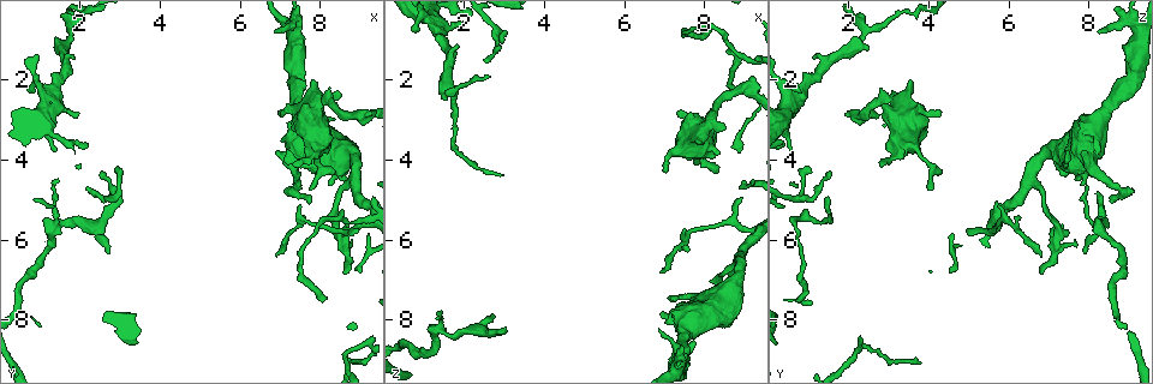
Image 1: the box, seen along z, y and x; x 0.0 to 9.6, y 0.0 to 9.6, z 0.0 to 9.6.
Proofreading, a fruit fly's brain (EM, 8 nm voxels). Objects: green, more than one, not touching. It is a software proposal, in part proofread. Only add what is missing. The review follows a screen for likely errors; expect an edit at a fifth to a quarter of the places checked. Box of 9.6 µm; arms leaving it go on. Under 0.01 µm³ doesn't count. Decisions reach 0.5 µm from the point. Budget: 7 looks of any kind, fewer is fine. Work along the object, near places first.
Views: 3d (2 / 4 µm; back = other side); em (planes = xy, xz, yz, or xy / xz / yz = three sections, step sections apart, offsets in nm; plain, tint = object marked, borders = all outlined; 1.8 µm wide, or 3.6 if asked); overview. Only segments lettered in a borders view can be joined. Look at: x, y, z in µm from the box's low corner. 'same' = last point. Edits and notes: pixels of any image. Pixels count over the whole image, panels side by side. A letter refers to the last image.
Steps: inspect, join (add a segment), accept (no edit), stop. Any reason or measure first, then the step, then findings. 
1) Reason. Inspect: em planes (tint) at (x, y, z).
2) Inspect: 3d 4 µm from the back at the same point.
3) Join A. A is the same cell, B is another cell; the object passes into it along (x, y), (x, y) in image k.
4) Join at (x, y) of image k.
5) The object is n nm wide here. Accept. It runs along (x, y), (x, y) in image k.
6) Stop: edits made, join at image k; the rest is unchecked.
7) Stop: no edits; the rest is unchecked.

Thin end. Inspect: 3d 4 µm at (8.80, 6.10, 7.65).

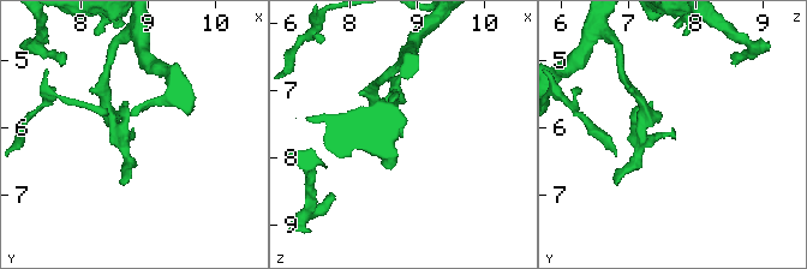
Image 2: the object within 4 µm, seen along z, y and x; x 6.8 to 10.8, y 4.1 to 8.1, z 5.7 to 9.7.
Need the tissue. Inspect: em 3.6 µm planes (plain) at (8.80, 6.15, 7.75).

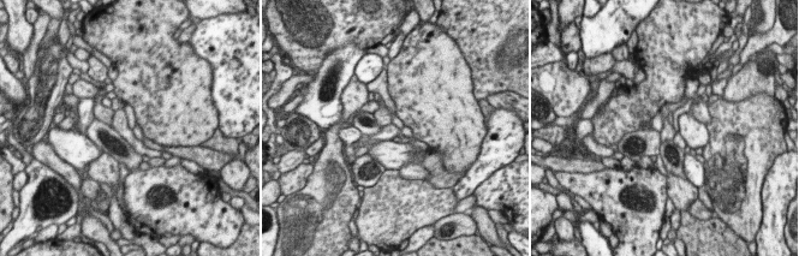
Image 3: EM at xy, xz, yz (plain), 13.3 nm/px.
Inspect: em 3.6 µm planes (borders) at the same point.

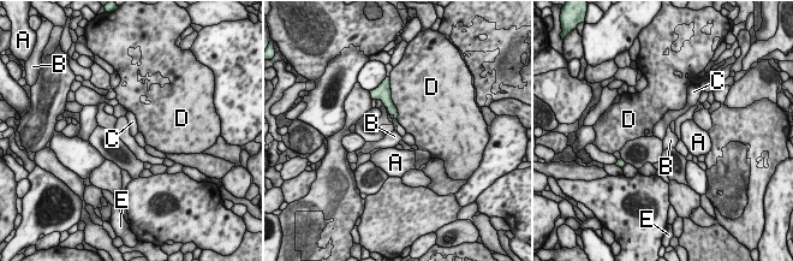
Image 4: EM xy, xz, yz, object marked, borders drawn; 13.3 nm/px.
Join C. C is the same cell, A, B, D and E are other cells; the object passes into it along (385, 95), (389, 113), (395, 122) in image 4; the neuron continues.

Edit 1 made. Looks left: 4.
An open end. Inspect: 3d 4 µm from the back at (8.15, 4.55, 7.90).

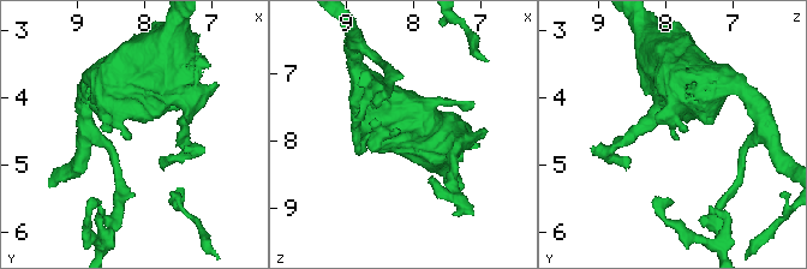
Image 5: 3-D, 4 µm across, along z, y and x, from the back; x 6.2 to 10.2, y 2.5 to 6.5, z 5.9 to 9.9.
Need the tissue. Inspect: em 3.6 µm planes (plain) at (8.20, 4.55, 7.85).

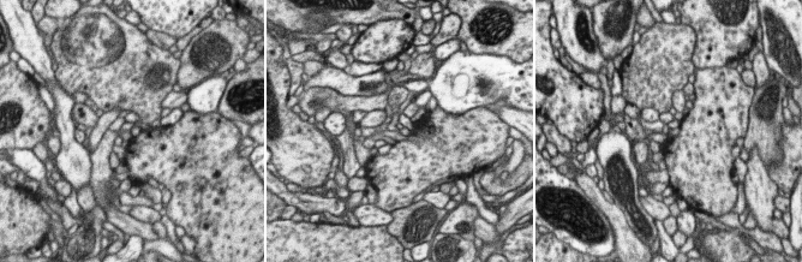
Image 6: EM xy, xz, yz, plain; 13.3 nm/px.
See the neighbours. Inspect: em 3.6 µm planes (borders) at the same point.

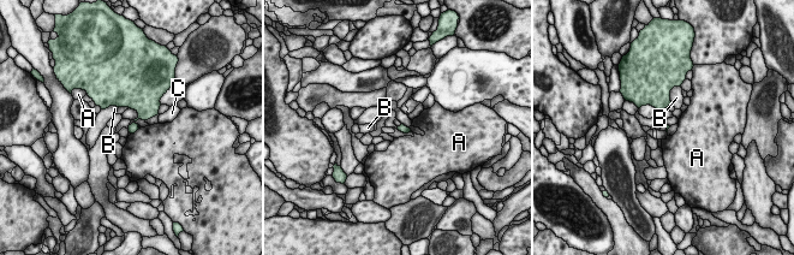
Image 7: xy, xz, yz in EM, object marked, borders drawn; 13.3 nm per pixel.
Accept. A, B and C are other cells; a border runs along (138, 128), (131, 134) in image 7; none of them fits.

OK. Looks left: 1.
An open end. Inspect: em planes (borders) at (7.35, 4.10, 2.85).

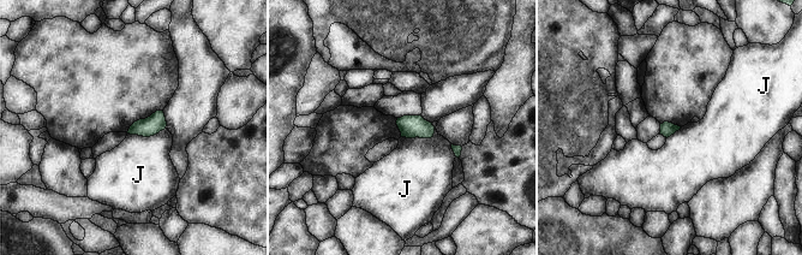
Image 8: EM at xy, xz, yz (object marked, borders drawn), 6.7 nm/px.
Accept. J is another cell; a border runs along (435, 129), (430, 137), (401, 137) in image 8; none of them fits.

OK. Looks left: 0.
Stop: edits made, join at image 4; the rest is unchecked.

